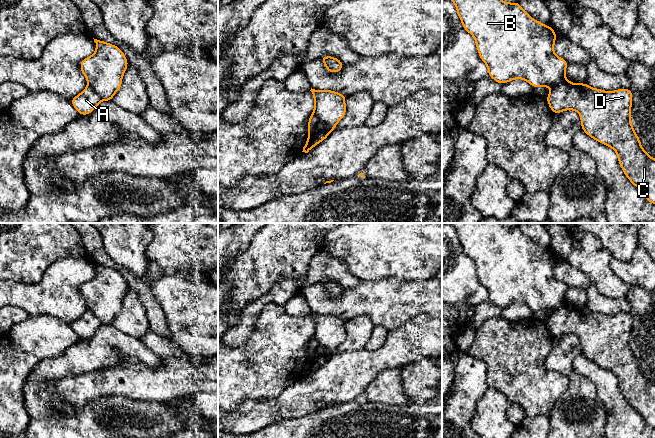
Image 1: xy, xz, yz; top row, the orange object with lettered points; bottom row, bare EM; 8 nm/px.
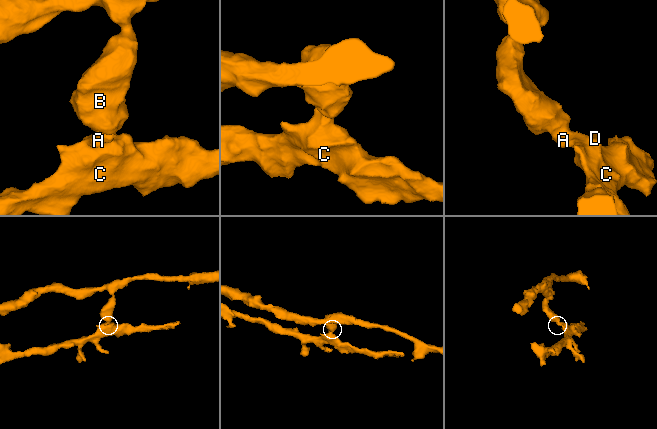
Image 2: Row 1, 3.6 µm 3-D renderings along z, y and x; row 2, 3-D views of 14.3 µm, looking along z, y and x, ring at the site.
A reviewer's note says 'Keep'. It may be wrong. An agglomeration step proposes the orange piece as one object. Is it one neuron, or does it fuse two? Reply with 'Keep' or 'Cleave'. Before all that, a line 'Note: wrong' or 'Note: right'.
Note: wrong
Cleave

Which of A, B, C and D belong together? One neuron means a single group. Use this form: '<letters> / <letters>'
A C D / B

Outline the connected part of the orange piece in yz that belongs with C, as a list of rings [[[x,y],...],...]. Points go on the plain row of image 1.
[[[565,303],[546,324],[554,338],[565,334],[578,336],[582,354],[615,374],[625,400],[655,428],[655,382],[645,376],[632,351],[632,322],[631,313],[608,316]]]

